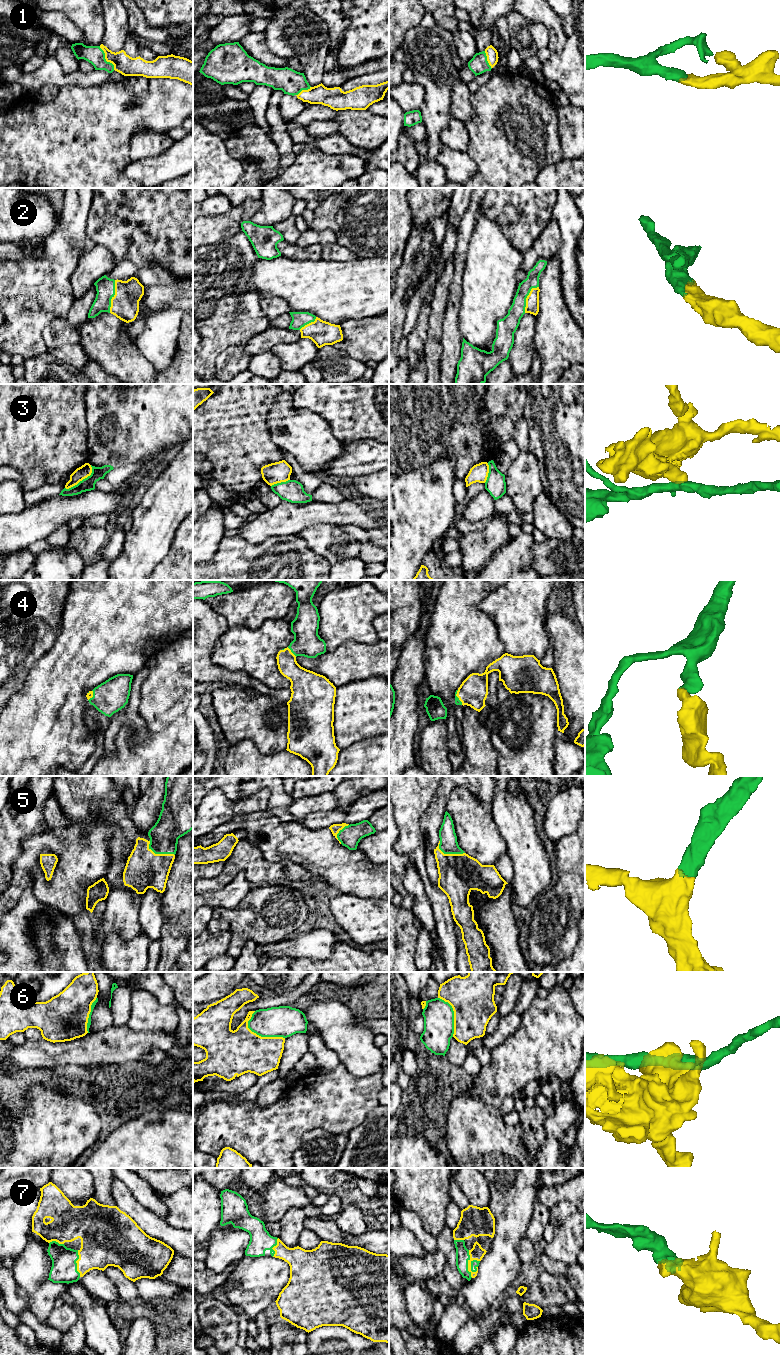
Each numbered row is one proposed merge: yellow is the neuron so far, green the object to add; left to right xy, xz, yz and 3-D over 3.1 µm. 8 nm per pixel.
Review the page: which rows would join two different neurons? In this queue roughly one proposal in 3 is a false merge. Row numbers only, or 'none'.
3, 6

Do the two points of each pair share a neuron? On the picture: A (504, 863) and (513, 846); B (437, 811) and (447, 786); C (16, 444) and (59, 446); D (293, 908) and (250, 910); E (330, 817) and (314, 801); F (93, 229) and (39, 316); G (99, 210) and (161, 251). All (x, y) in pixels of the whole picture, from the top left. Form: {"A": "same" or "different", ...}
{"A": "different", "B": "same", "C": "same", "D": "same", "E": "different", "F": "different", "G": "same"}

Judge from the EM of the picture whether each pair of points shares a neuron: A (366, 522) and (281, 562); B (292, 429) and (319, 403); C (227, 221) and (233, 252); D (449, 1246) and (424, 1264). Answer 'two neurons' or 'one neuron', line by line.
A: two neurons
B: two neurons
C: two neurons
D: two neurons

